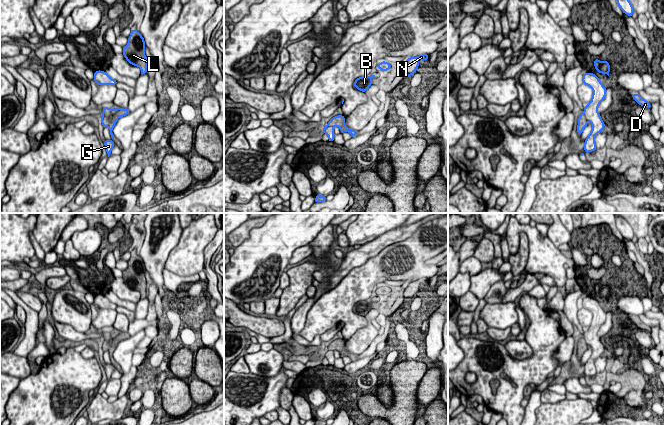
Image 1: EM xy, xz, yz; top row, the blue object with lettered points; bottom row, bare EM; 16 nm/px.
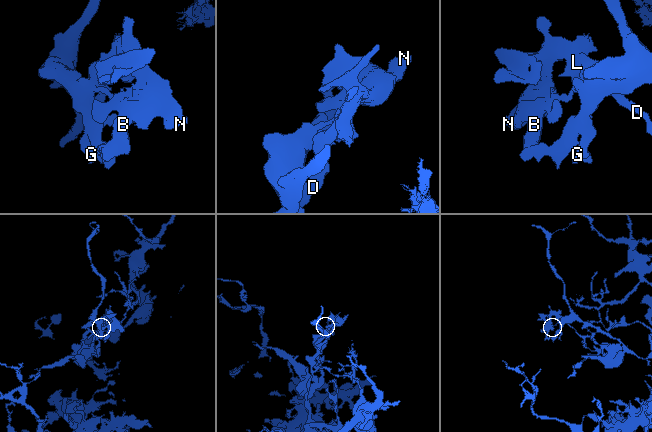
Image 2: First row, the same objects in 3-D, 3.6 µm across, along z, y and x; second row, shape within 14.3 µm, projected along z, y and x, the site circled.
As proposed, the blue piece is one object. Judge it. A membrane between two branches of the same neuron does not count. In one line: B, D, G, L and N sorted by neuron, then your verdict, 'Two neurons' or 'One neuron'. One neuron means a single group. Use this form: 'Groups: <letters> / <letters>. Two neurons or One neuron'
Groups: B D L N / G. Two neurons

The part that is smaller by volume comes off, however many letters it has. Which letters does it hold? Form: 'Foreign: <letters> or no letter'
Foreign: B, D, L, N

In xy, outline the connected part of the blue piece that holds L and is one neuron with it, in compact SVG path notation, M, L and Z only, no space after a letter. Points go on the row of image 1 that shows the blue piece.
M132 29L128 37L128 44L123 46L123 55L126 60L141 70L141 75L147 73L148 58L145 55L145 41L143 36L136 29Z

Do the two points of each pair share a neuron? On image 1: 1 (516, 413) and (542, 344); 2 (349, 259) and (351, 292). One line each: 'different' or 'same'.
1: same
2: different

